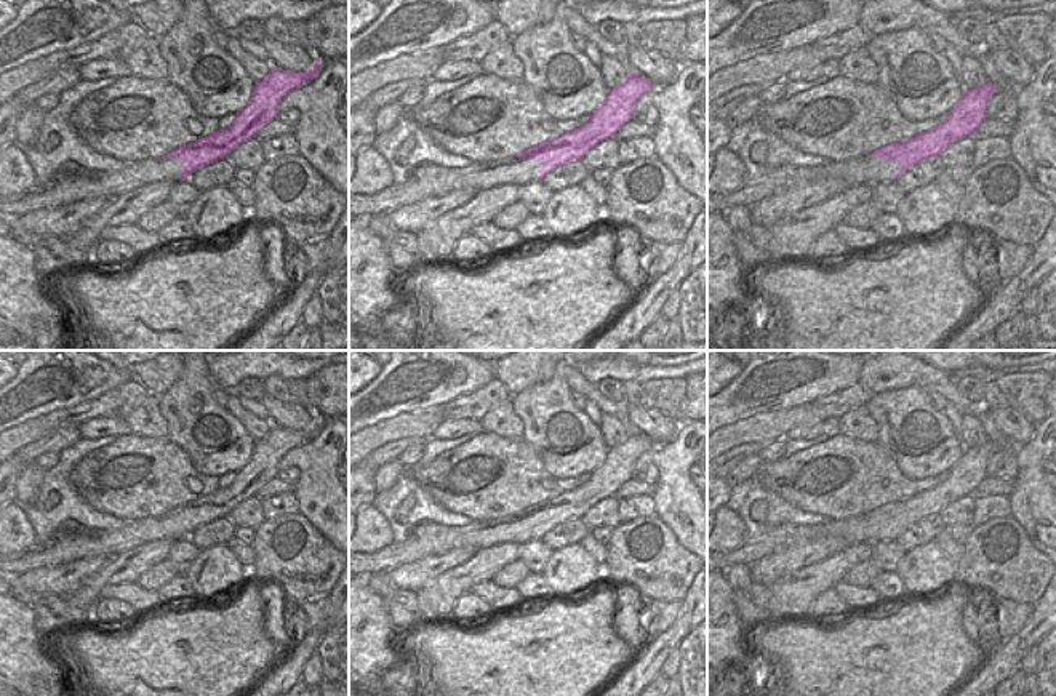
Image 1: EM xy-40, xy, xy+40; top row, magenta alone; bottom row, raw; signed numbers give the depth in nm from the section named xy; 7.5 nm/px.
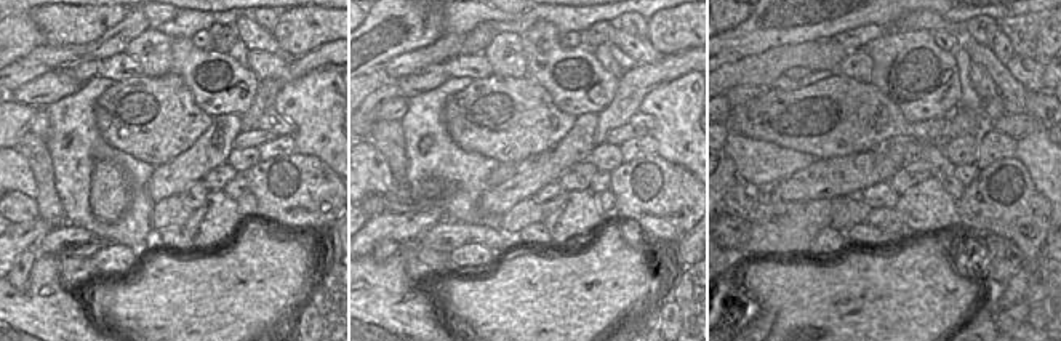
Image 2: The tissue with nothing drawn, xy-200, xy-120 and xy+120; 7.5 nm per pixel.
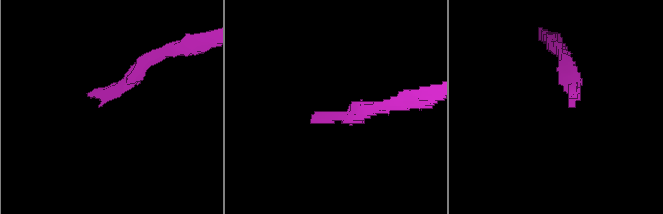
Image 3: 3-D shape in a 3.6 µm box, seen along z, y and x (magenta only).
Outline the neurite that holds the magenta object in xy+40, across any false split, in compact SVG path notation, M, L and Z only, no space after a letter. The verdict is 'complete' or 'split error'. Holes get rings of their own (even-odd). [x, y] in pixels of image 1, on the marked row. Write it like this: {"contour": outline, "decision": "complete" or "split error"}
{"contour": "M987 82L984 86L965 90L963 98L950 110L950 117L931 131L909 141L880 147L872 154L846 162L827 162L822 166L776 166L755 186L744 186L731 194L707 192L707 214L726 213L733 206L752 206L760 200L782 194L792 187L803 187L822 179L845 179L850 186L874 186L896 182L909 168L923 160L939 157L954 142L974 136L986 122L987 104L1000 91Z", "decision": "split error"}

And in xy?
{"contour": "M634 72L622 85L608 90L606 101L590 115L587 125L502 160L474 162L467 168L419 163L405 182L392 184L378 194L349 194L349 214L371 218L464 187L485 192L496 186L542 181L557 166L582 160L597 144L614 138L637 115L637 101L654 88L646 77Z", "decision": "split error"}

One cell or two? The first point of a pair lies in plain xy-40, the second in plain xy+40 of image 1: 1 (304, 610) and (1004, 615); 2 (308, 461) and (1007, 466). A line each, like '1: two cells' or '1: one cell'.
1: one cell
2: two cells

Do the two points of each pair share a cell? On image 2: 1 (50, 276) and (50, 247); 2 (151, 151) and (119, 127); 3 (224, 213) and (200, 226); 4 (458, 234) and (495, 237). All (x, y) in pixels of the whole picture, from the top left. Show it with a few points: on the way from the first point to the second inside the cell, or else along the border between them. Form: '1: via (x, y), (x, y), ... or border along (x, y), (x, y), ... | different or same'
1: border along (39, 252), (61, 258) | different
2: via (143, 143), (127, 127) | same
3: via (218, 216), (207, 226) | same
4: via (468, 234), (485, 236) | same

